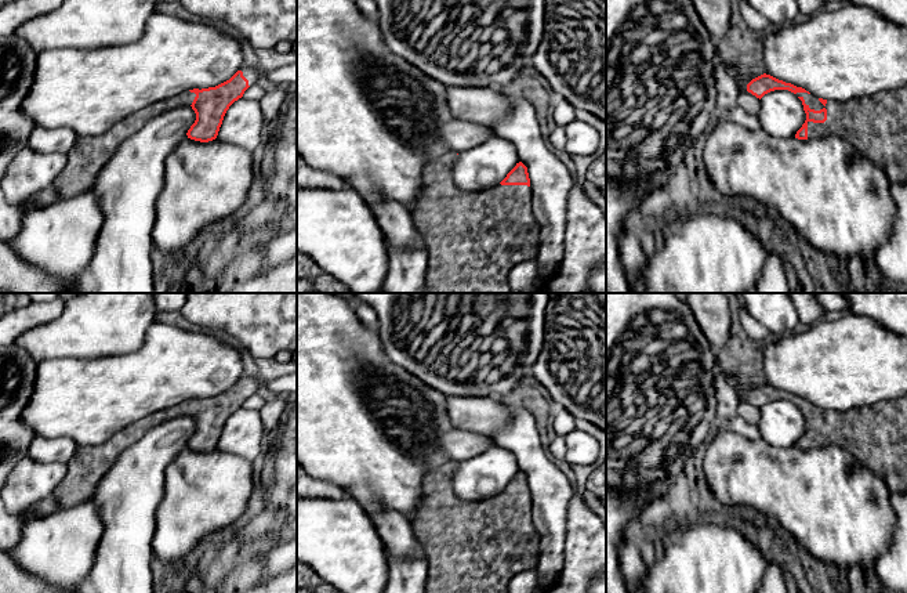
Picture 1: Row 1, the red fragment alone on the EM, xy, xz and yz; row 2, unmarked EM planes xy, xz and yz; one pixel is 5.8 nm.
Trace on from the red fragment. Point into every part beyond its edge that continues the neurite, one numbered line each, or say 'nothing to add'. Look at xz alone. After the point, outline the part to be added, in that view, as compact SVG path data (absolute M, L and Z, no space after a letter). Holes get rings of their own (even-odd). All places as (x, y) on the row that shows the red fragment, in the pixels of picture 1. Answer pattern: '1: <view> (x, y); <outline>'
1: xz (472, 238); M449 151L424 167L424 188L410 217L425 241L429 293L511 293L509 272L523 261L536 258L540 249L540 225L533 216L531 188L493 185L483 191L464 191L453 182L451 167L457 152Z

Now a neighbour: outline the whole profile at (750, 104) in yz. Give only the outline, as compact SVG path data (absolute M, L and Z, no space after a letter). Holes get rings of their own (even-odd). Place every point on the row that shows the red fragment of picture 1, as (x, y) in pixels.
M740 90L740 93L739 93L739 104L741 105L741 108L747 113L750 113L752 116L757 116L759 113L761 101L759 101L759 98L757 98L755 95L752 95L748 91Z

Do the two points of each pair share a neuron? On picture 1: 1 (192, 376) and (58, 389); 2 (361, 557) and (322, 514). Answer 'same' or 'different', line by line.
1: same
2: same

